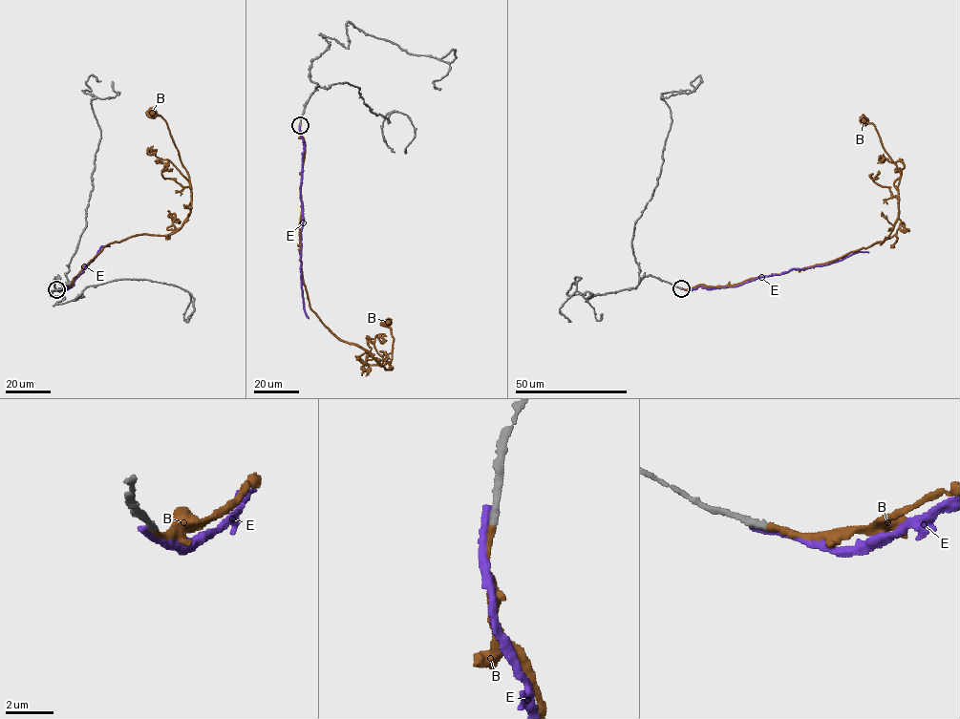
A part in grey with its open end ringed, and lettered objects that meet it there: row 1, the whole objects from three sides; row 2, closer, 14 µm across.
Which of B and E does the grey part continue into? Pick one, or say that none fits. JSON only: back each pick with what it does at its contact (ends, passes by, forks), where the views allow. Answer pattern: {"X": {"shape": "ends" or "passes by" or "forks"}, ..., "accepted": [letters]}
{"B": {"shape": "ends"}, "accepted": ["B"]}

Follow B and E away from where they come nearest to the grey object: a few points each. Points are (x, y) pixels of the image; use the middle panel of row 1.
B: (300, 125), (301, 277), (309, 307), (340, 340), (392, 369), (394, 339), (386, 323)
E: (300, 124), (304, 146), (300, 188), (303, 223), (300, 276), (304, 306), (309, 318)

